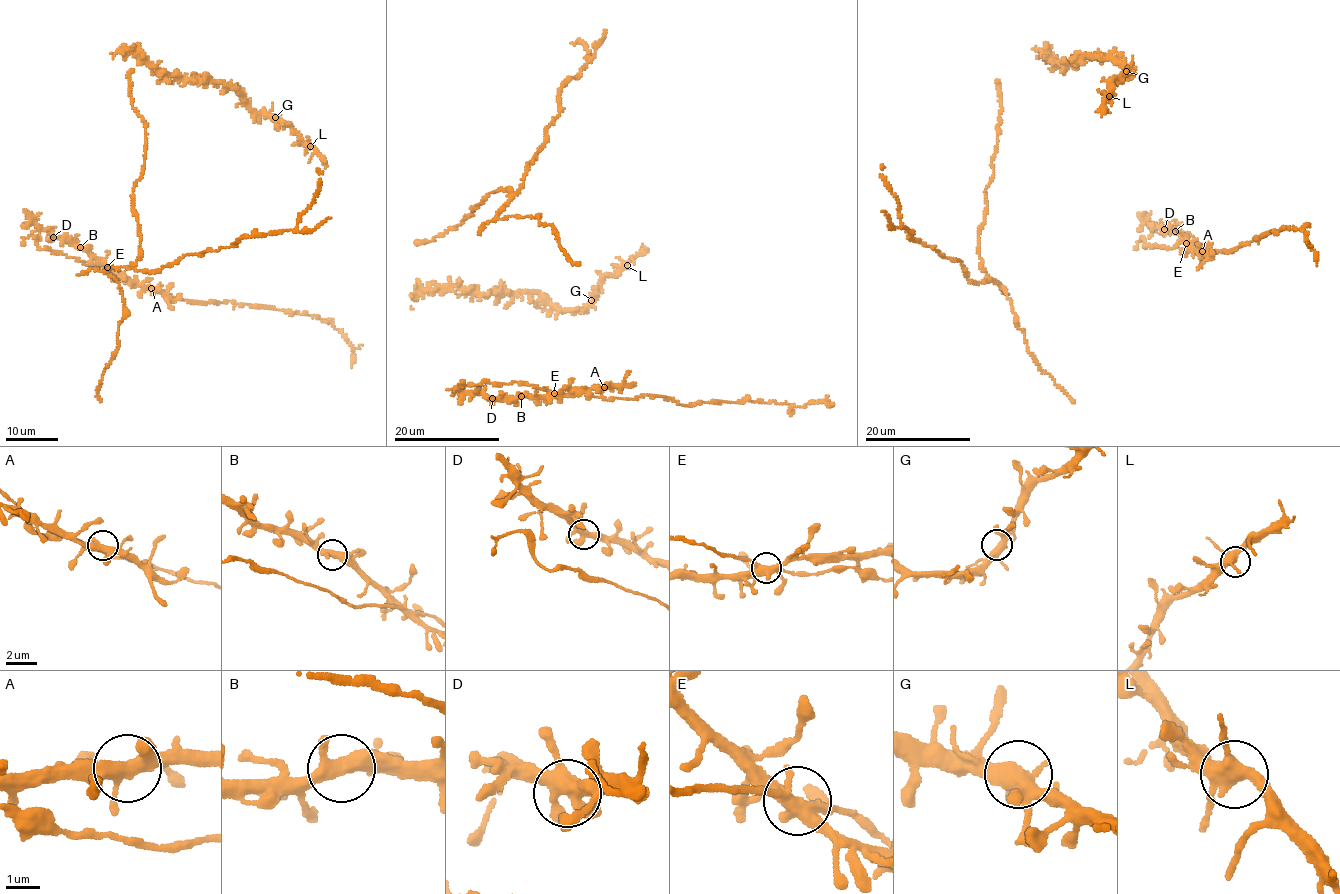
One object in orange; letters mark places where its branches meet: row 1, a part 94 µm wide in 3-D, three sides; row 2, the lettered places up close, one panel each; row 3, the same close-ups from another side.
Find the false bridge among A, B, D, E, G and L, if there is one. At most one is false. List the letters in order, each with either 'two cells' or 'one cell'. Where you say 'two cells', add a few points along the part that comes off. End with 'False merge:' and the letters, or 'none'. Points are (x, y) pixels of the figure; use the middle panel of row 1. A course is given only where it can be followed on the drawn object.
A: one cell
B: one cell
D: one cell
E: one cell
G: one cell
L: one cell
False merge: none

